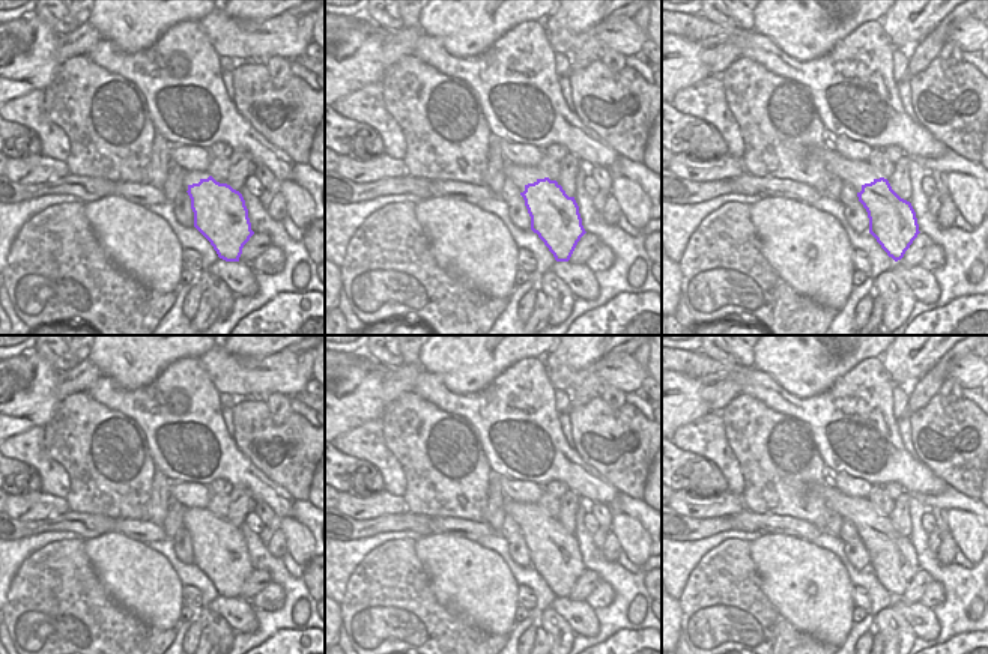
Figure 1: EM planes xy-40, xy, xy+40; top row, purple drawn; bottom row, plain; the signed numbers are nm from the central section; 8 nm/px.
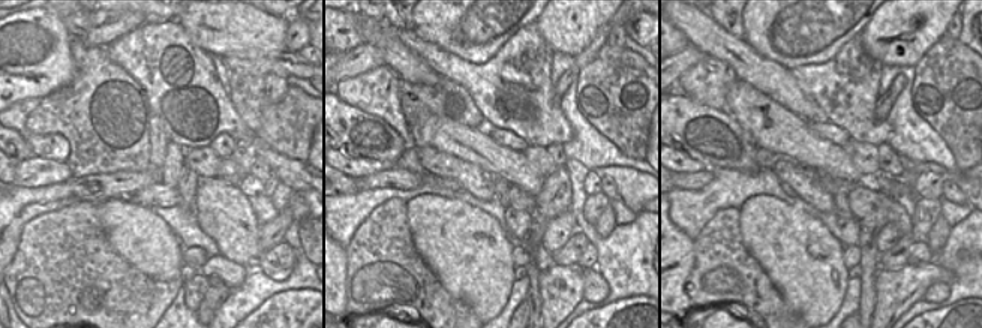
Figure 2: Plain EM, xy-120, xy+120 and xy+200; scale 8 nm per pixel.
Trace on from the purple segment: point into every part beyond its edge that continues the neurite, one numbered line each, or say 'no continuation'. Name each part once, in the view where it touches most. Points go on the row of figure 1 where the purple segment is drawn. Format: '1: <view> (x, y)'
1: xy (521, 176)

